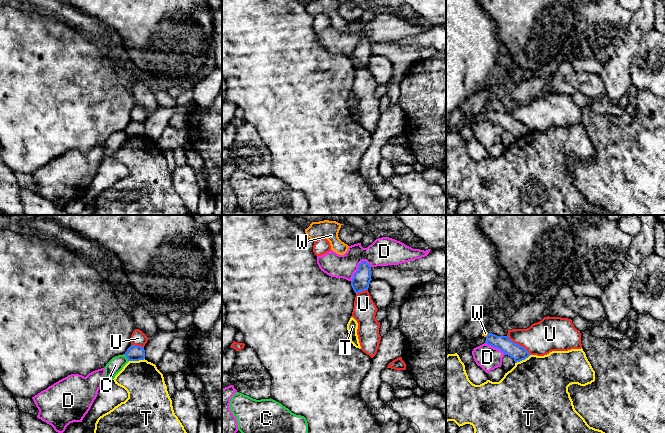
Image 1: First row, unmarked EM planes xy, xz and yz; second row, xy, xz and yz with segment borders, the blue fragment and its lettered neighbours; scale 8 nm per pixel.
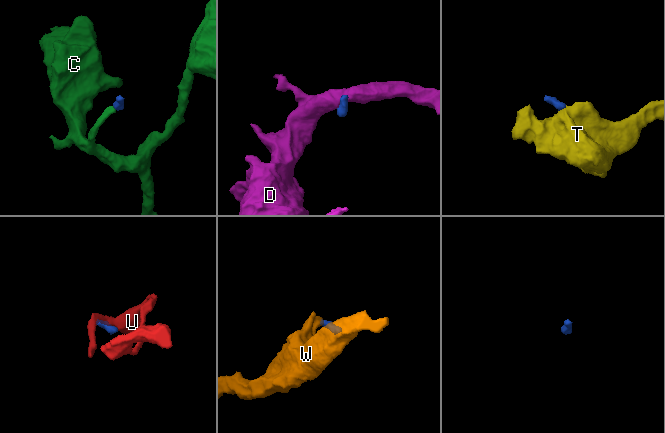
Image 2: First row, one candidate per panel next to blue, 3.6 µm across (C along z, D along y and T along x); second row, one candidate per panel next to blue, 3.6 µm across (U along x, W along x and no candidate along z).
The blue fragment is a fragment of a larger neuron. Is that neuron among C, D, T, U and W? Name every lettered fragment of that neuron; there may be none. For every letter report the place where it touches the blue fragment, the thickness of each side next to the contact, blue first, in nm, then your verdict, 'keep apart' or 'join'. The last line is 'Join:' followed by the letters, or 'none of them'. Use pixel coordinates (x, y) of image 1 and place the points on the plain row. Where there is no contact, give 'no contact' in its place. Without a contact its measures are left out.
C: xy (126, 133) | 130/120 nm | keep apart
D: xz (357, 46) | 140/220 nm | keep apart
T: xy (136, 136) | 130/320 nm | keep apart
U: yz (517, 120) | 120/260 nm | keep apart
W: yz (487, 111) | 120/40 nm | keep apart
Join: none of them

